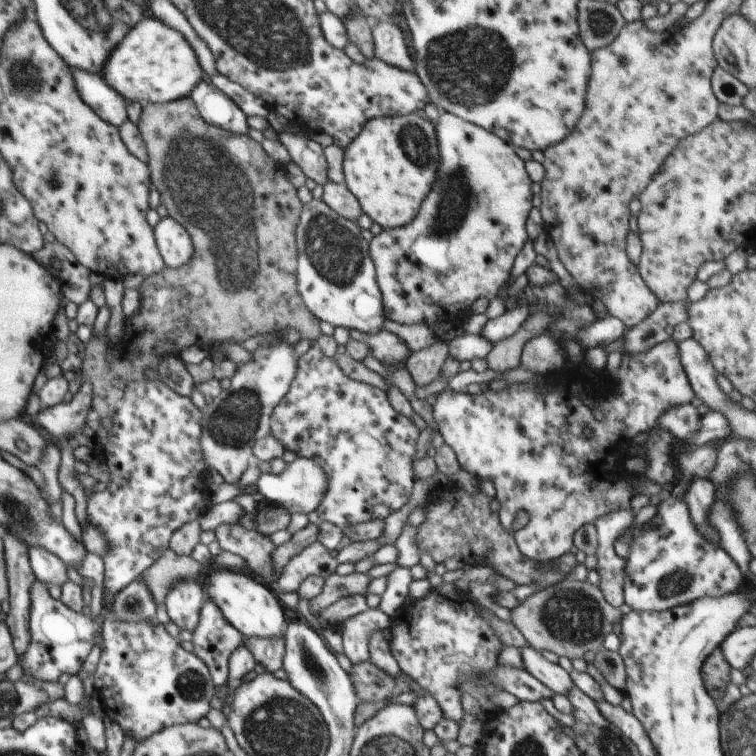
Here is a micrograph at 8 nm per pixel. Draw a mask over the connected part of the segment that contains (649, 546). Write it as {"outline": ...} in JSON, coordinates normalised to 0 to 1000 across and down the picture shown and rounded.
{"outline":[[[878,652],[872,667],[870,679],[844,701],[835,714],[833,734],[828,739],[827,774],[824,775],[827,798],[844,810],[878,810],[888,804],[917,798],[929,790],[950,791],[975,783],[981,772],[981,755],[970,738],[946,718],[935,716],[918,696],[913,676],[905,661]]]}

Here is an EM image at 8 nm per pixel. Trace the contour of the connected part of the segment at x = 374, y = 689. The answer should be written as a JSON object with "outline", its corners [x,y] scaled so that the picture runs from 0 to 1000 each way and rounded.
{"outline":[[[488,874],[466,881],[464,905],[471,911],[476,929],[516,931],[516,925],[532,915],[540,915],[550,906],[530,892],[519,897]]]}

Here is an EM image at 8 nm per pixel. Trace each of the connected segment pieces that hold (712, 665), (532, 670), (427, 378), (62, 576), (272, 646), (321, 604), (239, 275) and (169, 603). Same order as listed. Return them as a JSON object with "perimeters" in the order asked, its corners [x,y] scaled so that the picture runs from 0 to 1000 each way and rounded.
{"perimeters":[[[[952,856],[942,861],[927,884],[931,907],[947,929],[956,923],[960,907],[966,902],[966,884],[966,877],[959,872]]],[[[689,857],[689,866],[696,886],[733,917],[750,919],[761,909],[754,890],[741,882],[738,877],[725,874],[709,858]]],[[[585,450],[542,468],[533,484],[540,488],[550,512],[566,511],[583,496],[586,481],[594,472],[591,458],[593,454]]],[[[53,724],[37,725],[38,742],[44,751],[48,767],[62,771],[66,776],[71,772],[74,772],[74,775],[82,775],[87,769],[93,769],[87,761],[87,754],[90,754],[89,749],[73,733],[69,733]]],[[[331,843],[325,845],[323,854],[331,860],[337,876],[347,878],[354,890],[374,884],[376,843]]],[[[468,755],[460,761],[435,759],[430,763],[427,782],[413,794],[409,794],[411,811],[421,813],[423,808],[433,806],[437,799],[447,796],[451,791],[466,787],[481,787],[491,771],[487,758]]],[[[251,126],[228,135],[214,136],[213,139],[209,136],[189,138],[183,168],[188,173],[189,185],[197,204],[193,217],[200,228],[200,246],[209,251],[209,257],[213,259],[213,270],[220,272],[225,286],[234,290],[249,306],[255,317],[258,332],[255,333],[255,340],[243,352],[235,354],[218,352],[209,362],[192,366],[184,381],[187,386],[185,410],[183,410],[177,421],[165,421],[165,434],[159,452],[148,455],[142,446],[140,435],[122,442],[120,447],[112,452],[112,472],[106,487],[107,499],[123,511],[123,549],[128,549],[132,554],[152,548],[156,534],[164,524],[164,513],[172,504],[196,504],[190,492],[193,492],[194,487],[208,491],[213,476],[212,472],[220,463],[228,470],[226,466],[235,468],[238,463],[246,463],[253,458],[263,458],[271,459],[276,466],[282,466],[291,454],[321,454],[332,444],[349,440],[369,440],[376,434],[394,437],[398,447],[407,447],[413,455],[418,454],[422,444],[426,443],[423,439],[423,423],[402,402],[401,394],[393,382],[392,353],[396,333],[390,307],[401,276],[401,269],[392,258],[393,249],[381,237],[378,221],[364,214],[347,197],[345,190],[333,185],[328,177],[310,180],[300,172],[271,160]]],[[[246,766],[230,771],[218,787],[221,812],[239,833],[255,835],[272,795],[267,769]]]]}

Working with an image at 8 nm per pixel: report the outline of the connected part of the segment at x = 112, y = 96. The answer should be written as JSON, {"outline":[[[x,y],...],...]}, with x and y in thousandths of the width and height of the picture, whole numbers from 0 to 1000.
{"outline":[[[95,90],[94,97],[108,132],[135,159],[149,164],[153,169],[169,159],[167,151],[169,138],[165,130],[135,101]]]}

